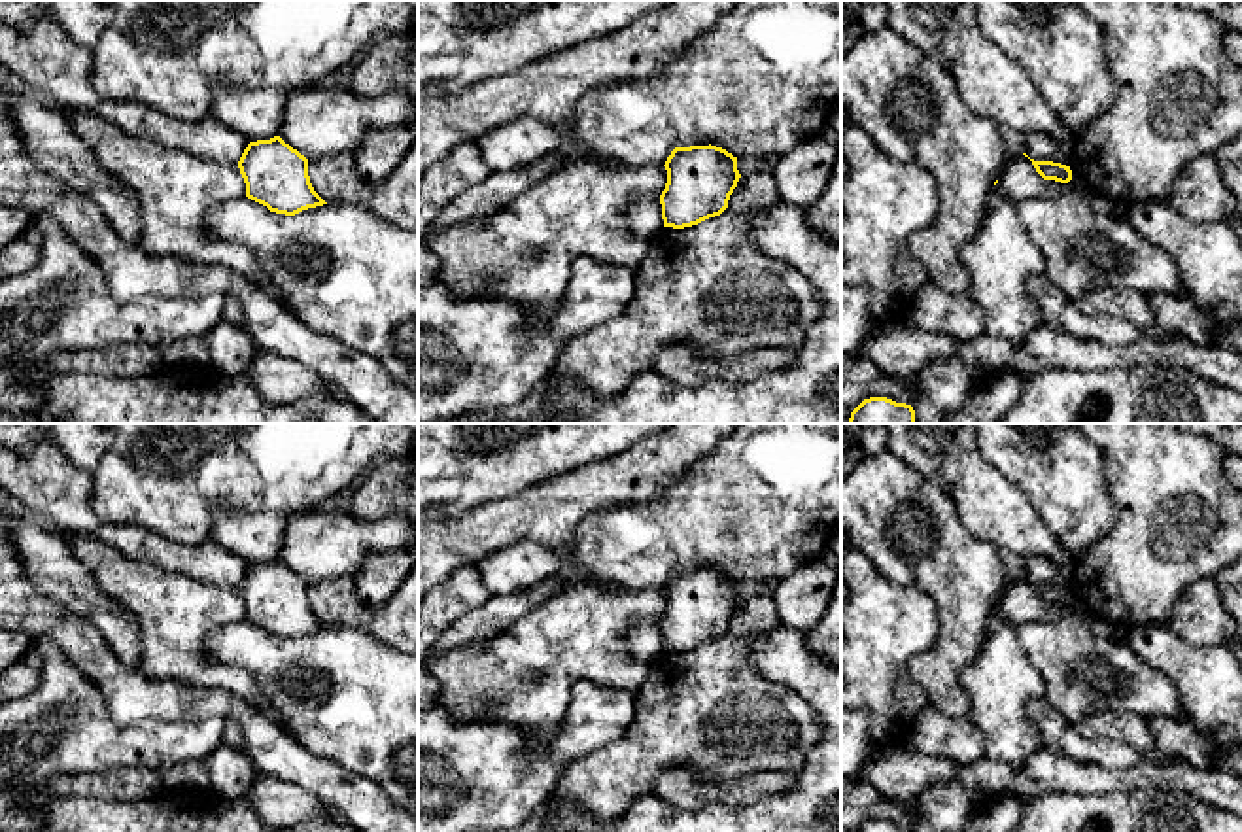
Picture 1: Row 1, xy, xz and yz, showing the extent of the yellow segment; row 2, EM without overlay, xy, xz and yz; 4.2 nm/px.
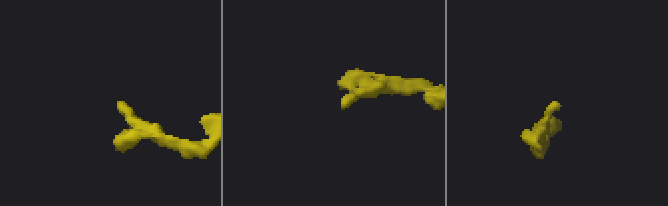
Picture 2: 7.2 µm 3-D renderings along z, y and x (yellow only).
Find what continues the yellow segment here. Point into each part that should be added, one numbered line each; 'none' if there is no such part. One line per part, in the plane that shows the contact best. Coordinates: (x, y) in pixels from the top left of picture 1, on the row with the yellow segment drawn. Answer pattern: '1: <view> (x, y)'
none

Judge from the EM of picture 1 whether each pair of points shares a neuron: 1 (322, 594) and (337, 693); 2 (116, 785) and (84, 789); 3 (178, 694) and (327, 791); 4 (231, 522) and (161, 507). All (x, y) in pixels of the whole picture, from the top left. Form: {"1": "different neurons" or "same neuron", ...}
{"1": "different neurons", "2": "same neuron", "3": "same neuron", "4": "different neurons"}

